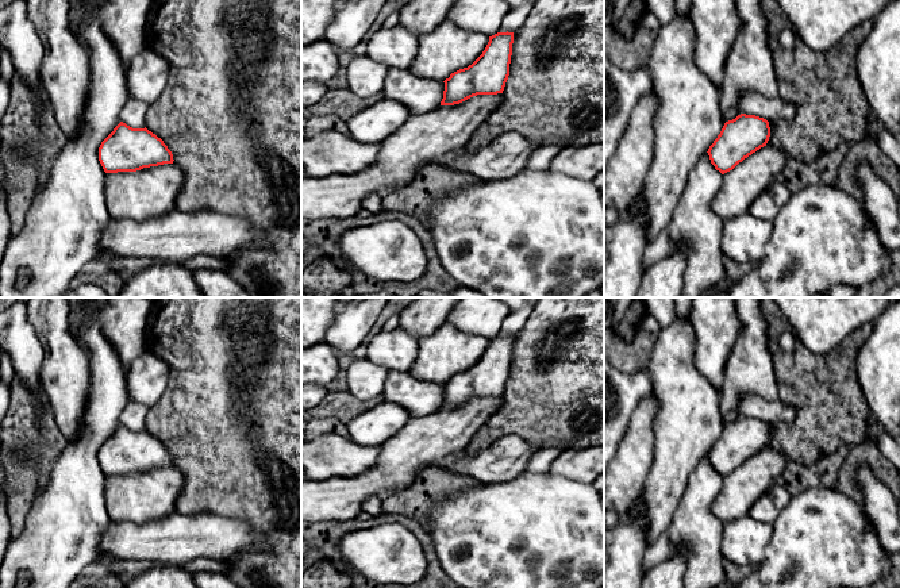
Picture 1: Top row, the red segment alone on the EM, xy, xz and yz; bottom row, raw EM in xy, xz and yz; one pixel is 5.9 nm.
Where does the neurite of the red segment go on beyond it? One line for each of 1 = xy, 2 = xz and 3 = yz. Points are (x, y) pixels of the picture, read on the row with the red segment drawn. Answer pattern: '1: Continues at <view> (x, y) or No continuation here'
1: Continues at xy (142, 195)
2: Continues at xz (423, 137)
3: Continues at yz (750, 177)

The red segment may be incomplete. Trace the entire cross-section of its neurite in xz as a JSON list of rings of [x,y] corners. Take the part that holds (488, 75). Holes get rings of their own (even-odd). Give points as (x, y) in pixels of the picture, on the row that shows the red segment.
[[[514,32],[489,36],[482,54],[468,68],[450,74],[445,82],[441,105],[426,114],[409,114],[405,123],[381,143],[372,166],[353,176],[301,177],[301,219],[316,220],[354,216],[370,193],[386,192],[408,185],[424,165],[449,151],[462,149],[473,132],[499,107],[509,76]]]

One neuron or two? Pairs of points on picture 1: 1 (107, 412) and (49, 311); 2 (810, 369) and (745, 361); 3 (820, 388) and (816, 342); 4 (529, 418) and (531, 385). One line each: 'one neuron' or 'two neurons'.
1: two neurons
2: two neurons
3: two neurons
4: one neuron

